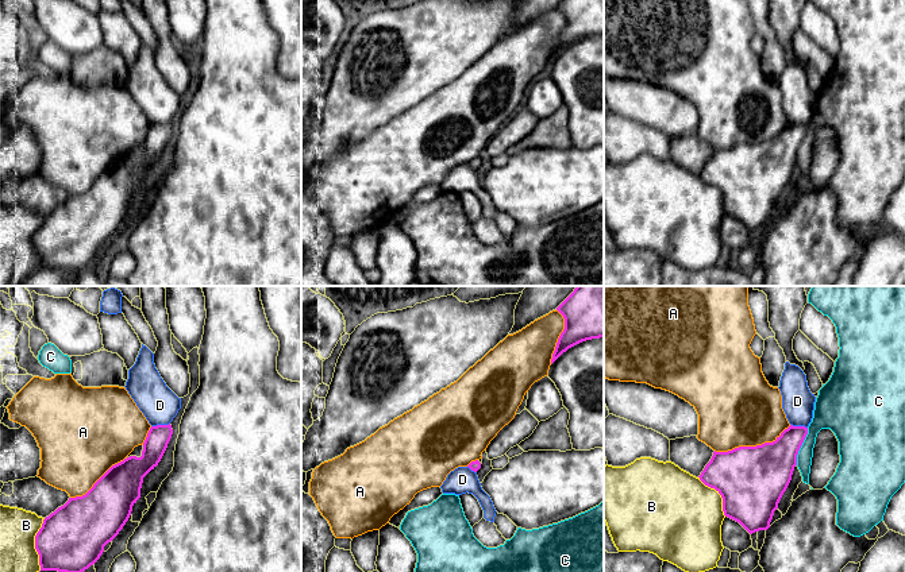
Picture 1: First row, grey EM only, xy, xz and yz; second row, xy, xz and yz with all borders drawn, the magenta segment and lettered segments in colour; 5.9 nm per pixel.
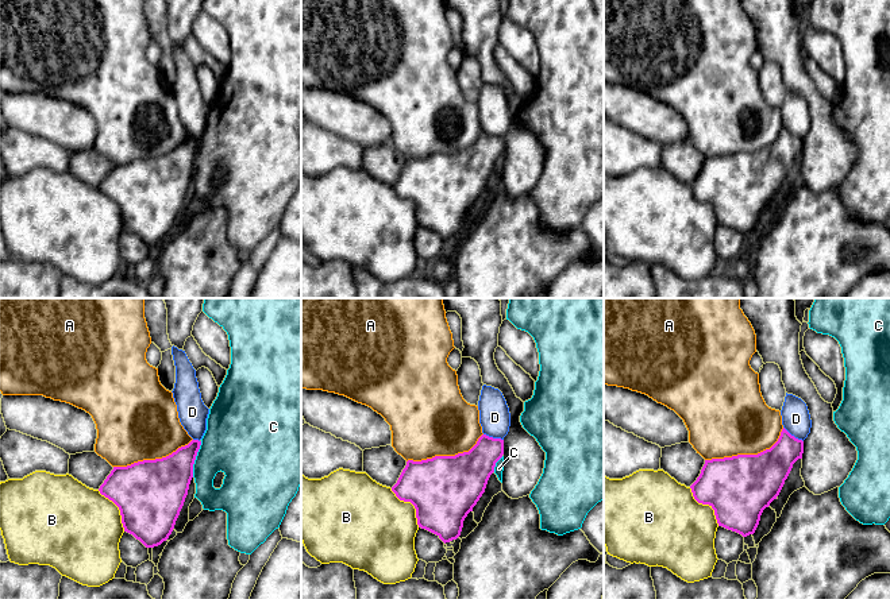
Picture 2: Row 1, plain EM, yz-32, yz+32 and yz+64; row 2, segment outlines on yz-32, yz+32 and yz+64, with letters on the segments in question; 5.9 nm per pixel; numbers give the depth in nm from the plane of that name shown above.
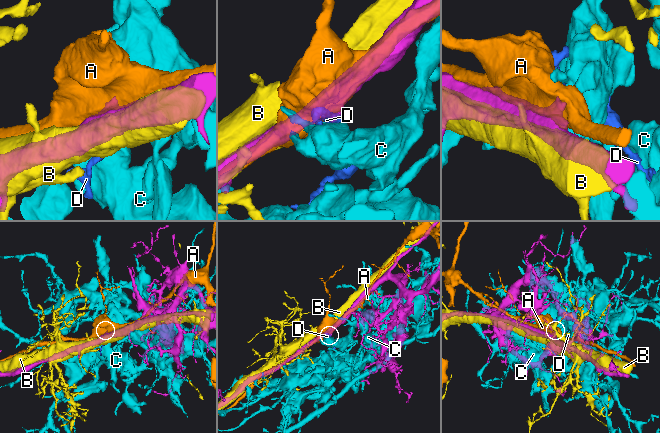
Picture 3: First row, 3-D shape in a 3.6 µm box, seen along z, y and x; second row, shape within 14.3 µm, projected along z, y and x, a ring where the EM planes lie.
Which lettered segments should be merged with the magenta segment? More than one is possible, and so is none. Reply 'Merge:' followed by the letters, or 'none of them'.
Merge: none of them

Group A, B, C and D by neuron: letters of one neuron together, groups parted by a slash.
A / B / C / D

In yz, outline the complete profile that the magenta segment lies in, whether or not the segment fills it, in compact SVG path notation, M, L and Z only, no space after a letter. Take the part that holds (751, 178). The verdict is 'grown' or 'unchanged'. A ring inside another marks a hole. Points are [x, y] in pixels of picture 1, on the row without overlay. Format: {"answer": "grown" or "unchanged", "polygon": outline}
{"answer": "unchanged", "polygon": "M790 123L773 140L739 144L728 150L715 148L698 175L705 183L715 186L721 193L725 214L739 220L750 232L767 228L792 178L797 152L806 132L808 125Z"}

